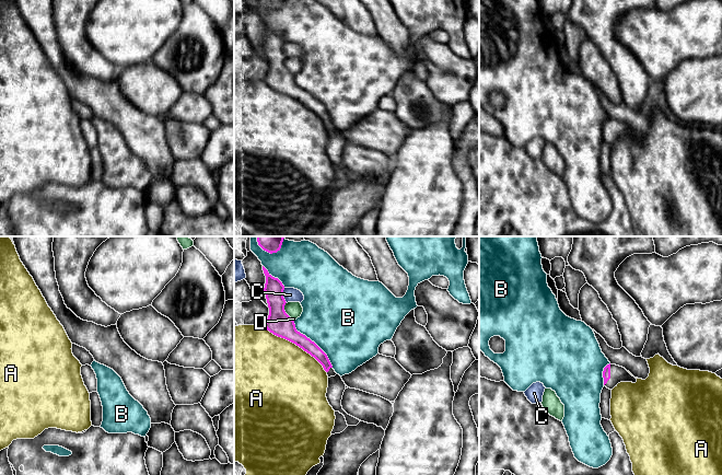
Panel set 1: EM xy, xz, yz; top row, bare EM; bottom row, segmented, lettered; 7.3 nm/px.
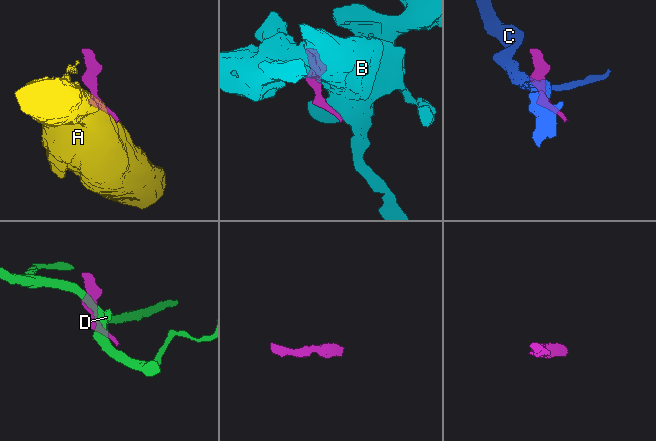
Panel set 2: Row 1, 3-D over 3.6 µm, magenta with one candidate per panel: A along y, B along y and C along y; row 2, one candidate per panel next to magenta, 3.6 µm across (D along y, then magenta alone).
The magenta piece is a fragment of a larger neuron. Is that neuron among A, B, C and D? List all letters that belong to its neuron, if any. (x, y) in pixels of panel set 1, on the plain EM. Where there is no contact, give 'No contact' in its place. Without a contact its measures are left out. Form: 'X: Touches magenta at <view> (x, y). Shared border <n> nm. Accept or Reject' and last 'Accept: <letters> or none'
A: Touches magenta at xz (295, 99). Shared border 600 nm. Reject
B: Touches magenta at xz (313, 96). Shared border 460 nm. Reject
C: Touches magenta at xz (282, 50). Shared border 110 nm. Reject
D: Touches magenta at xz (284, 67). Shared border 160 nm. Reject
Accept: none

